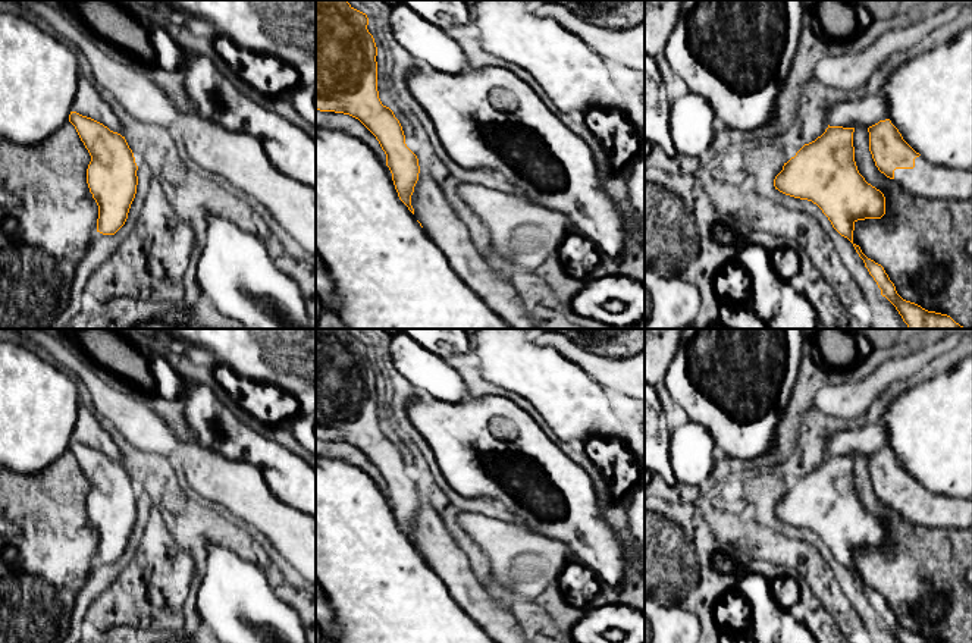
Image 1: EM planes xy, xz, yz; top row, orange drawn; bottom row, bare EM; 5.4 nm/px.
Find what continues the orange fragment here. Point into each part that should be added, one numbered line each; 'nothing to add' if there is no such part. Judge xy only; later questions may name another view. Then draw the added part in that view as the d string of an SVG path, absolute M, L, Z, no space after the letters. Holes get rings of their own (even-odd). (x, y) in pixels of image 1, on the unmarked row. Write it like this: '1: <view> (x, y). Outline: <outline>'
1: xy (88, 430). Outline: M79 405L72 440L91 446L113 461L120 461L120 451L109 432L85 407Z

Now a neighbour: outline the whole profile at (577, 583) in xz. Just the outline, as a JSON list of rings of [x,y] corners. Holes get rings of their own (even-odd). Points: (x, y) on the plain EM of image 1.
[[[580,562],[568,564],[561,571],[556,584],[568,603],[586,609],[601,589],[601,580],[596,574]]]

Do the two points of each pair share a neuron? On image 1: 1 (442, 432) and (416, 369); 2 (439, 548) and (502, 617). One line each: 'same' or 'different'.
1: different
2: same

